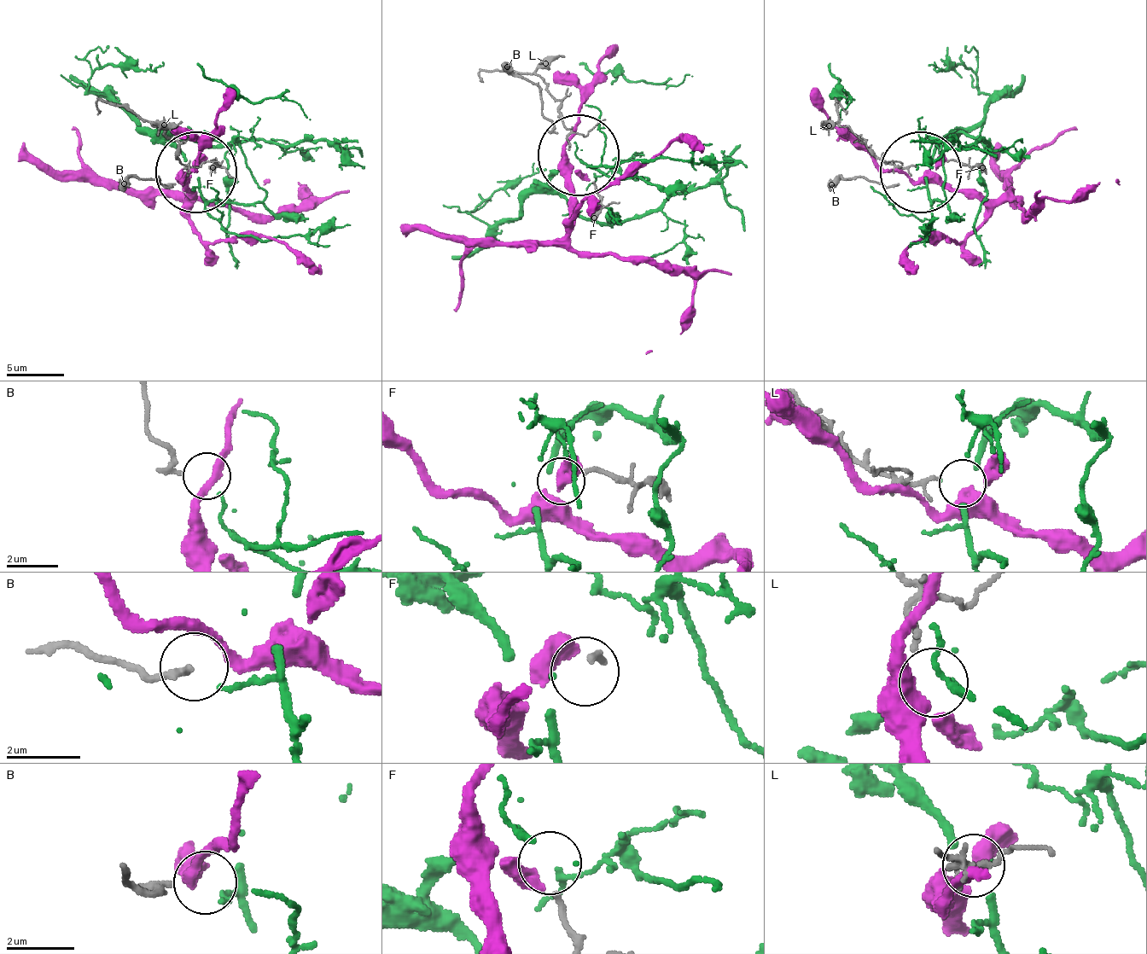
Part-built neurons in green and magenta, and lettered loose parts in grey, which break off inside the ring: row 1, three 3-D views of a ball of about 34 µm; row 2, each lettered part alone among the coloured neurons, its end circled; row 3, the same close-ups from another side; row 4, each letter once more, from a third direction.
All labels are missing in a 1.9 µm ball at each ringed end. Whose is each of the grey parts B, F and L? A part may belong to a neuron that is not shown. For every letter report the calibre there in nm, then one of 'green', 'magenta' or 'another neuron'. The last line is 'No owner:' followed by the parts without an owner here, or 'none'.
B: 240 nm thick; another neuron
F: 170 nm thick; another neuron
L: 120 nm thick; green
No owner: B, F

